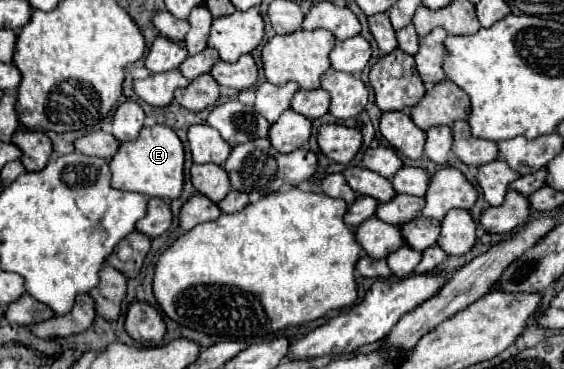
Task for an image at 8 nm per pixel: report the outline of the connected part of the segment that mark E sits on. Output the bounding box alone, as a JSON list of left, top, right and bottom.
[110,125,184,199]

